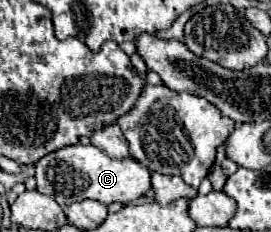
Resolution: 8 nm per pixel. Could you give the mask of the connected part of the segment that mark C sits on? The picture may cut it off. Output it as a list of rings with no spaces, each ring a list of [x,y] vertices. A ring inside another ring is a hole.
[[[80,143],[48,153],[36,163],[38,191],[54,197],[62,207],[84,199],[94,199],[104,205],[132,203],[150,189],[150,177],[150,169],[138,163],[136,159],[112,159],[98,147]]]

